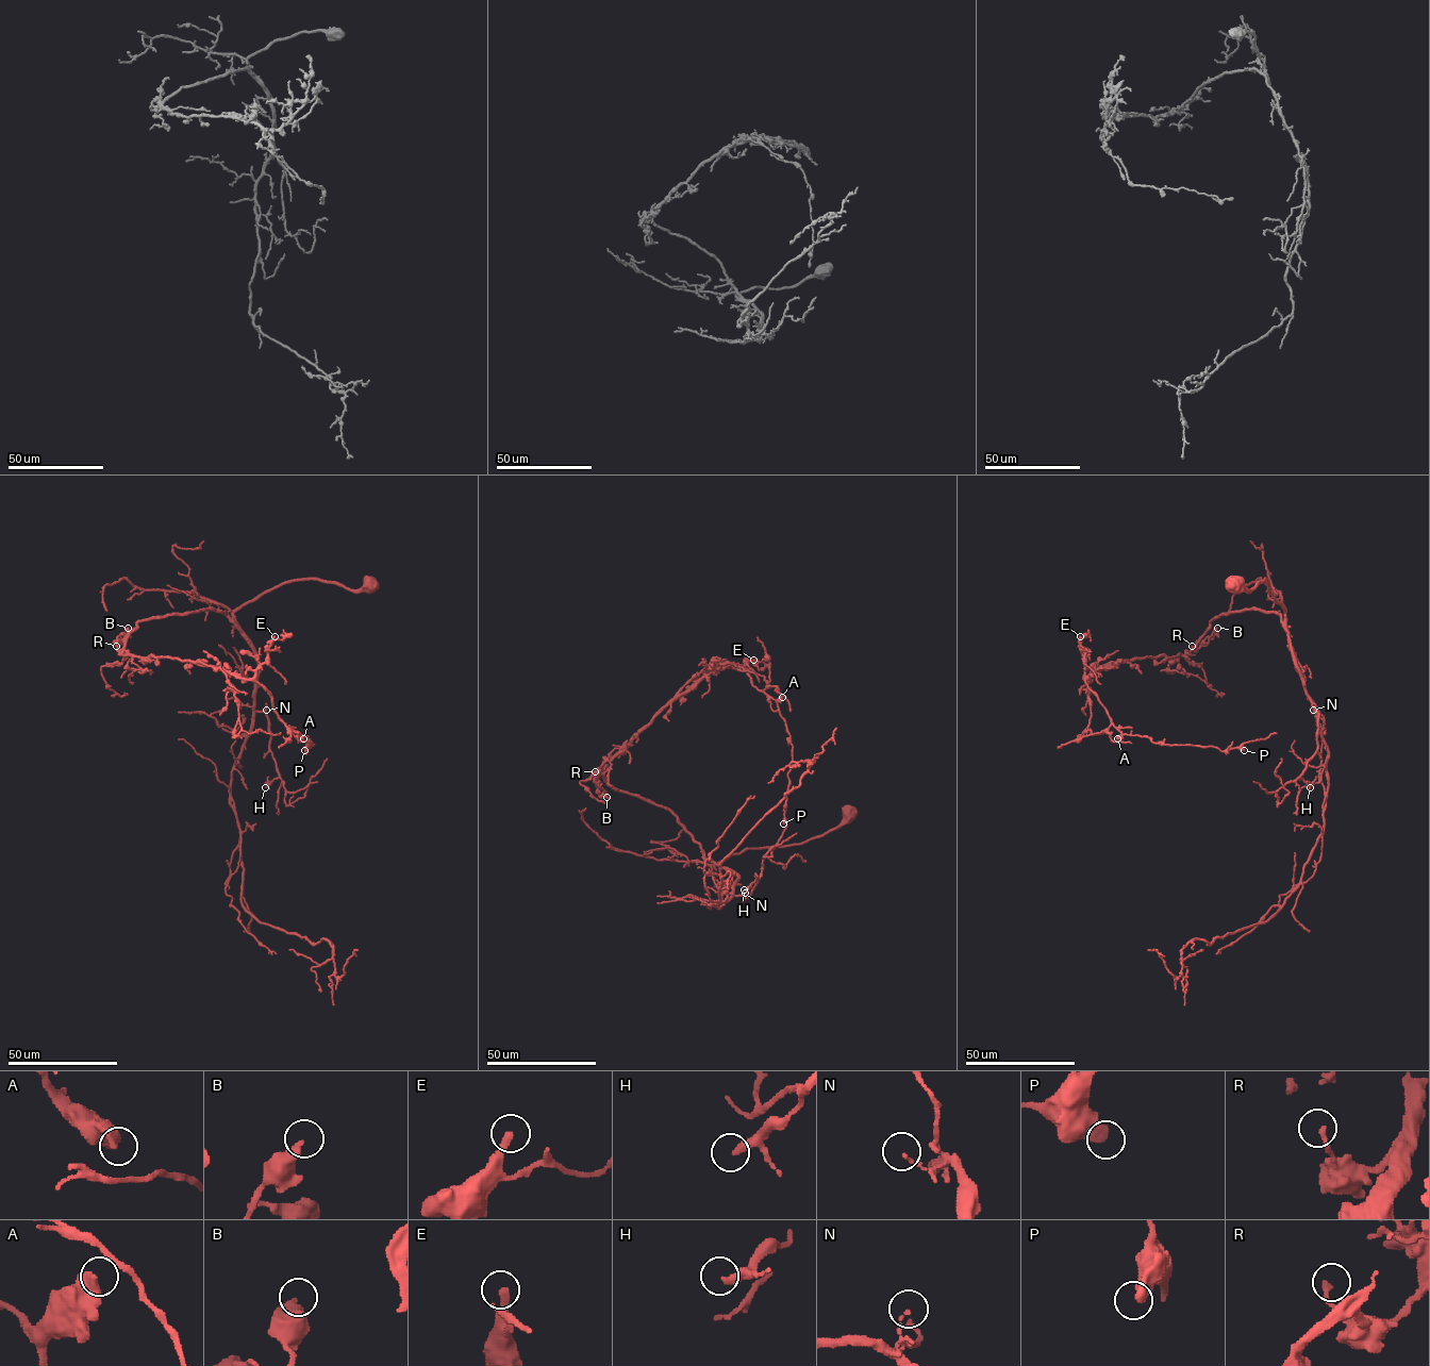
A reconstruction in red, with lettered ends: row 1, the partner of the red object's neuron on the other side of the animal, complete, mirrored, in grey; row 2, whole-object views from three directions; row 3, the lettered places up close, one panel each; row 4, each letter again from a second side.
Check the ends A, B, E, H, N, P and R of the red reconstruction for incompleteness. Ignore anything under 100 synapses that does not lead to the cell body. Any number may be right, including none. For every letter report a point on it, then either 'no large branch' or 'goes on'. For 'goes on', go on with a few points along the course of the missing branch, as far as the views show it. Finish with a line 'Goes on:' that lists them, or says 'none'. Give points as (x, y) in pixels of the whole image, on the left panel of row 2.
A: place (303, 738); no large branch
B: place (128, 628); no large branch
E: place (275, 636); goes on; course (275, 636), (294, 607), (299, 606), (294, 598)
H: place (265, 787); no large branch
N: place (266, 710); no large branch
P: place (304, 750); no large branch
R: place (116, 646); no large branch
Goes on: E

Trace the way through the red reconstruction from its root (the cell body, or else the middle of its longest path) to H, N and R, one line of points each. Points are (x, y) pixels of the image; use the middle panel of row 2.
H: (849, 814), (800, 844), (746, 848), (712, 865), (737, 876), (734, 895), (749, 897), (758, 881), (744, 889)
N: (849, 814), (834, 829), (800, 844), (746, 848), (712, 865), (737, 876), (734, 895), (745, 893)
R: (849, 814), (834, 829), (800, 844), (746, 848), (712, 865), (669, 810), (618, 790), (595, 771)

